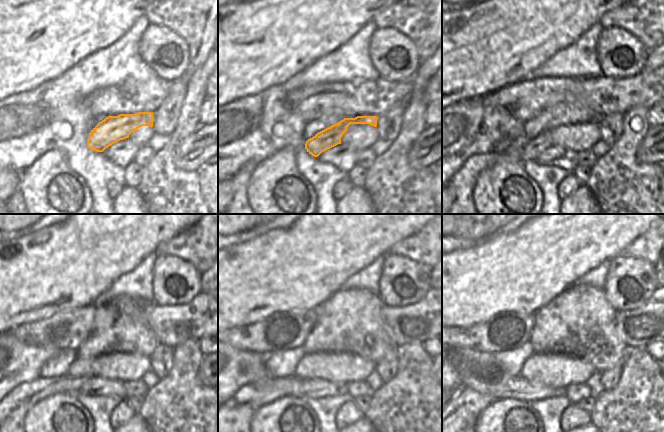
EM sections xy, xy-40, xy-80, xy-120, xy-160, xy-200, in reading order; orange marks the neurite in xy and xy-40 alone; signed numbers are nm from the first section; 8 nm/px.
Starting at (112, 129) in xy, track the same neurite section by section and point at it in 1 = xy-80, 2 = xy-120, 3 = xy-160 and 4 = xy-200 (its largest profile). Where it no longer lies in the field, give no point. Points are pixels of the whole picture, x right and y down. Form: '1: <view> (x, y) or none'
1: xy-80 (532, 149)
2: xy-120 (14, 407)
3: xy-160 (238, 411)
4: xy-200 (462, 412)

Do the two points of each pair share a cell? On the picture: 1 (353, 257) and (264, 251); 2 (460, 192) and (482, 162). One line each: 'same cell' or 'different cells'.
1: same cell
2: same cell

